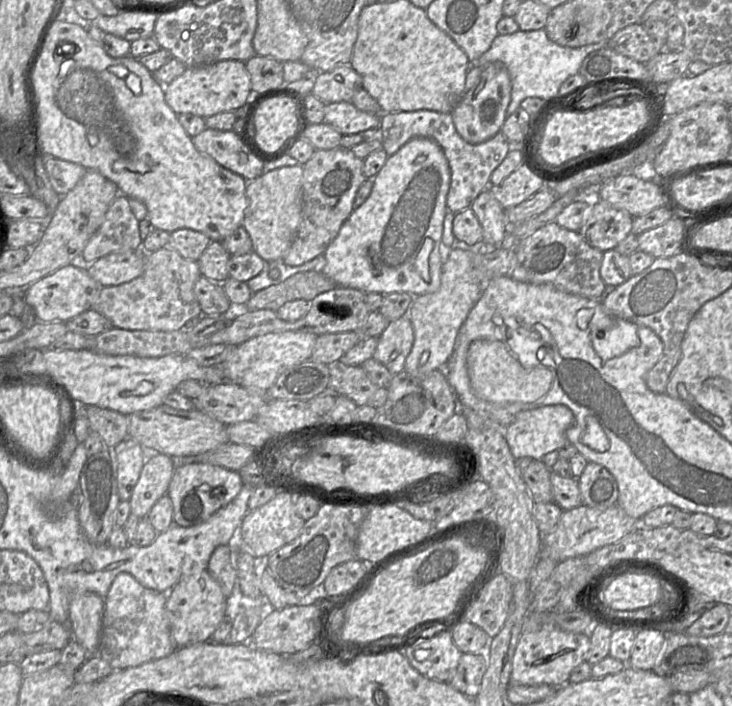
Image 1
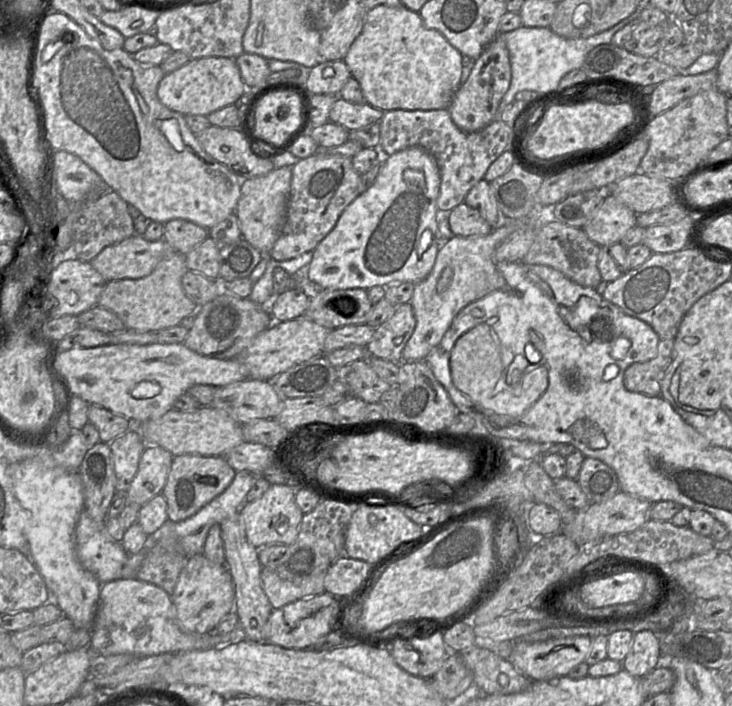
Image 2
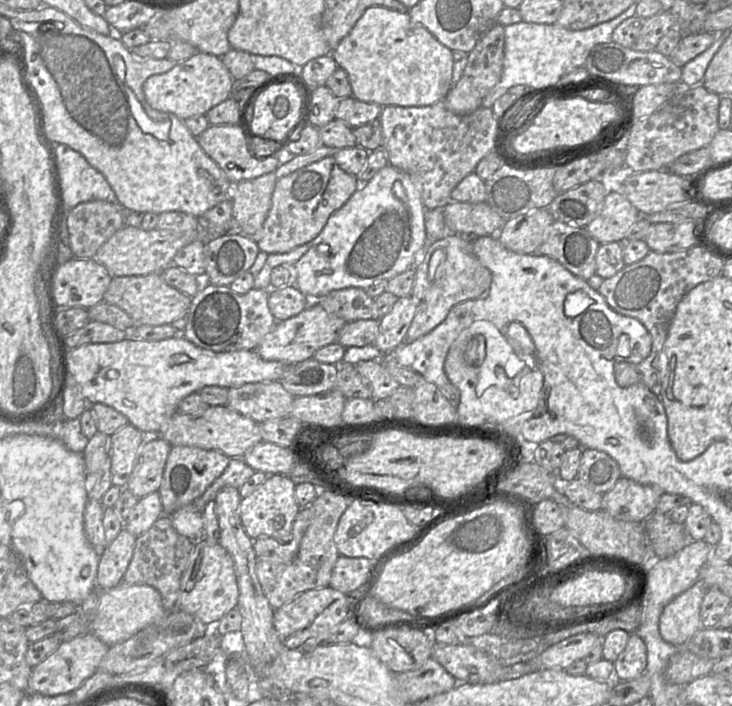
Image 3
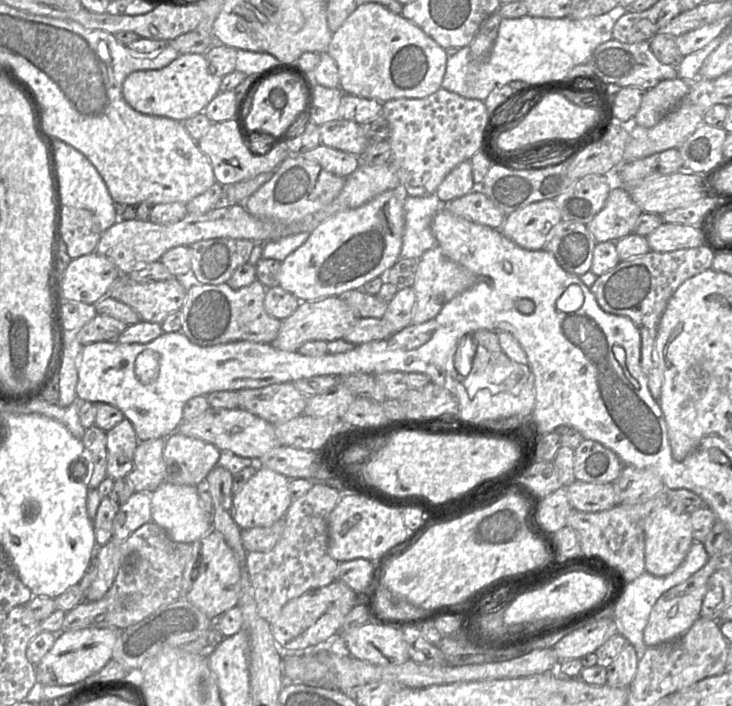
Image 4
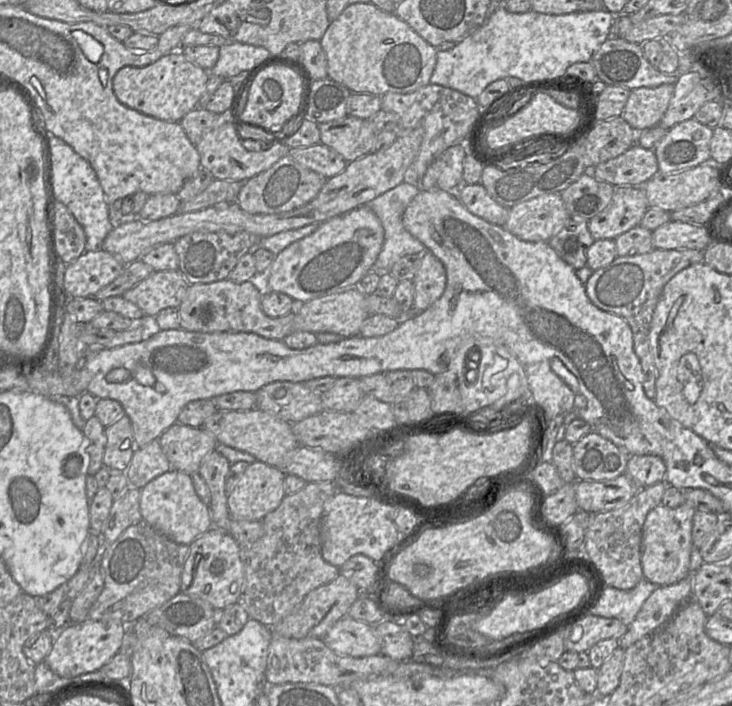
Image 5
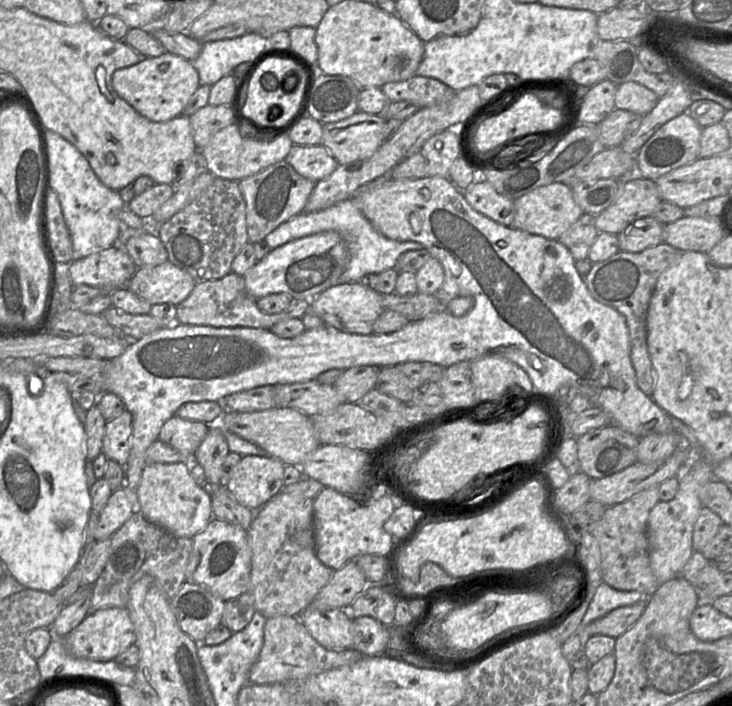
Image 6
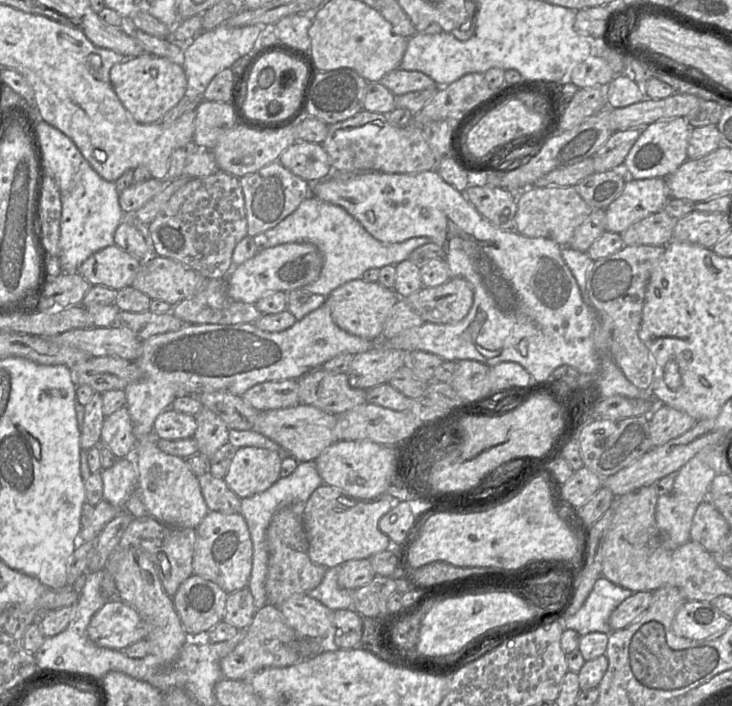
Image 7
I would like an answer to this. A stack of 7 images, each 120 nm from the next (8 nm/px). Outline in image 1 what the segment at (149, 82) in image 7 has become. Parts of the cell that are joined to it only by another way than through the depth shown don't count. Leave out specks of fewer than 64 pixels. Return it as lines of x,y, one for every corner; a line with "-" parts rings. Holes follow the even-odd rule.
229,59
221,60
199,68
187,68
168,85
164,85
165,101
179,115
194,114
203,118
218,113
235,111
250,104
257,92
251,90
250,75
245,61

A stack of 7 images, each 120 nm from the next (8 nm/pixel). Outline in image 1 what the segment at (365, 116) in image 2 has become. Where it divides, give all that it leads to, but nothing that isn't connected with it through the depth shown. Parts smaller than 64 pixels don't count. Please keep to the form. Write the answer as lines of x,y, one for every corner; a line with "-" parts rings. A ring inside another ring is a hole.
334,102
326,104
324,122
337,129
342,135
378,128
381,114
364,112
352,102

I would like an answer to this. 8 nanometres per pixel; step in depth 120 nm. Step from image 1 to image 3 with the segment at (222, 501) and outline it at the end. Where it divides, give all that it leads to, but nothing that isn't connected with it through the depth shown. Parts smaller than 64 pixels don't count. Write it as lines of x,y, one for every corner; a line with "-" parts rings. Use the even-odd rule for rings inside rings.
172,446
158,490
162,503
162,515
171,516
178,509
191,505
221,476
229,462
230,458
218,451
189,446

